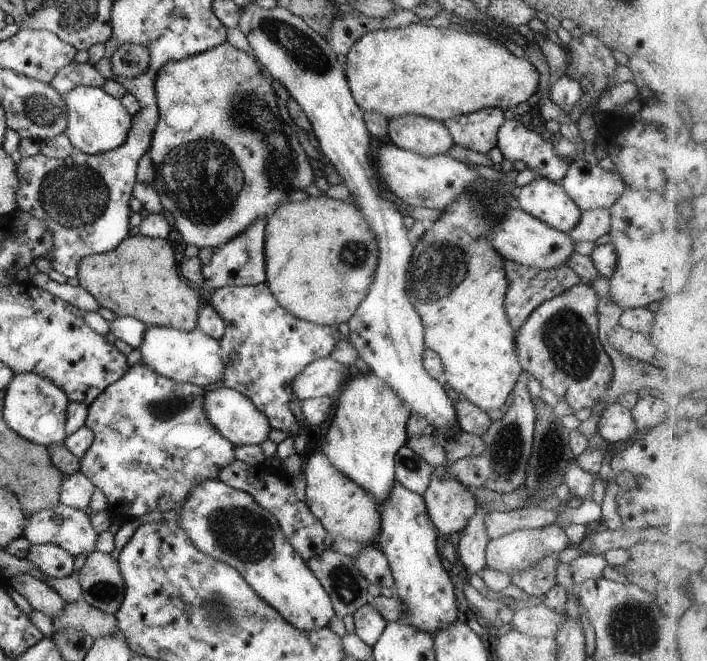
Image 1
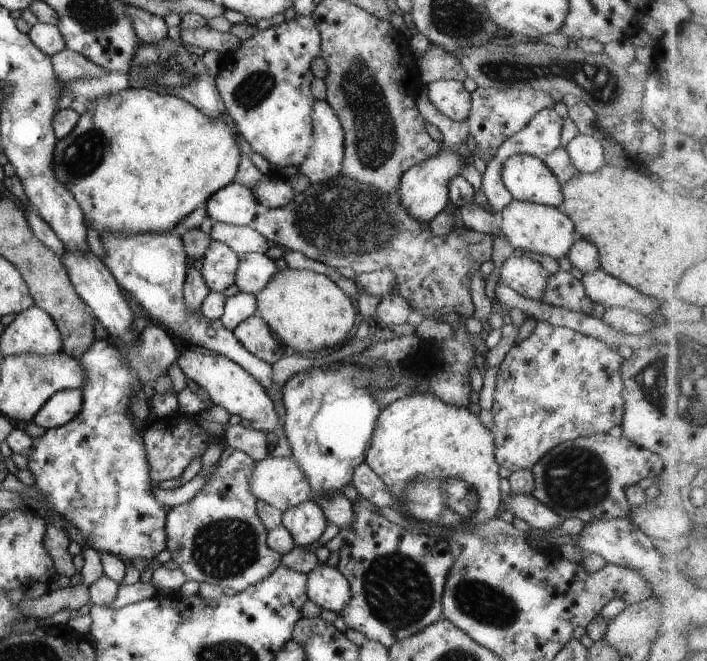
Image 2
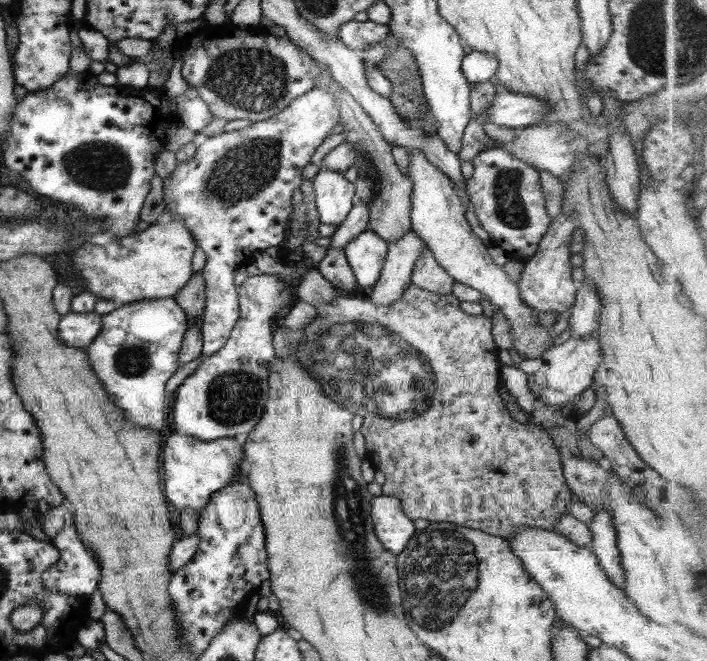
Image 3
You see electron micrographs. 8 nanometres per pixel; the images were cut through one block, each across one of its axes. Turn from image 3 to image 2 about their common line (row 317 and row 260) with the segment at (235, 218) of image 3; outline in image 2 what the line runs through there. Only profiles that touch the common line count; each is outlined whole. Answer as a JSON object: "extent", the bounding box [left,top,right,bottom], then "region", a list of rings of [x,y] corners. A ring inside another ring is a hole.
{"extent":[199,241,238,293],"region":[[[212,241],[199,270],[209,290],[222,293],[234,284],[237,268],[238,255],[234,250],[224,243]]]}

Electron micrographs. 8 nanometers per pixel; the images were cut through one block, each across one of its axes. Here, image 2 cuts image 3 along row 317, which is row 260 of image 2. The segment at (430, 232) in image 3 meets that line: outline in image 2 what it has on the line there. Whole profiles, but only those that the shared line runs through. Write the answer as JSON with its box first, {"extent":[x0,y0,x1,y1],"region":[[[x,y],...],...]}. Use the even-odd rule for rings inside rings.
{"extent":[500,253,550,301],"region":[[[512,253],[500,270],[500,280],[530,300],[542,301],[550,274],[544,266],[523,253]]]}

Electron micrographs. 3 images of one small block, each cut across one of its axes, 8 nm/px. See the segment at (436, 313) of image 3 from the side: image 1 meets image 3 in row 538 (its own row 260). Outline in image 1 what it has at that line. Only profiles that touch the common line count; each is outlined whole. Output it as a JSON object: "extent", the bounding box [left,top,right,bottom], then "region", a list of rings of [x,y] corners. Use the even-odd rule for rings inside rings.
{"extent":[504,260,580,334],"region":[[[504,260],[504,272],[508,278],[508,290],[504,296],[504,308],[506,316],[514,328],[514,334],[518,334],[518,330],[524,326],[524,322],[528,320],[528,316],[546,300],[564,294],[566,290],[570,290],[572,286],[580,284],[580,278],[568,266],[562,264],[558,268],[550,268],[549,270],[537,270],[510,260]]]}

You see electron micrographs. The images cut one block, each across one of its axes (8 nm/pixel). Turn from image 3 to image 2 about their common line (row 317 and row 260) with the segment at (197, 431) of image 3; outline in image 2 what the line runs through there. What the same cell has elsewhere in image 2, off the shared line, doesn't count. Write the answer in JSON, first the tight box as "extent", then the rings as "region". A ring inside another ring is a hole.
{"extent":[234,253,281,294],"region":[[[266,253],[238,254],[238,268],[234,284],[240,291],[256,294],[260,292],[281,269],[280,261]]]}

